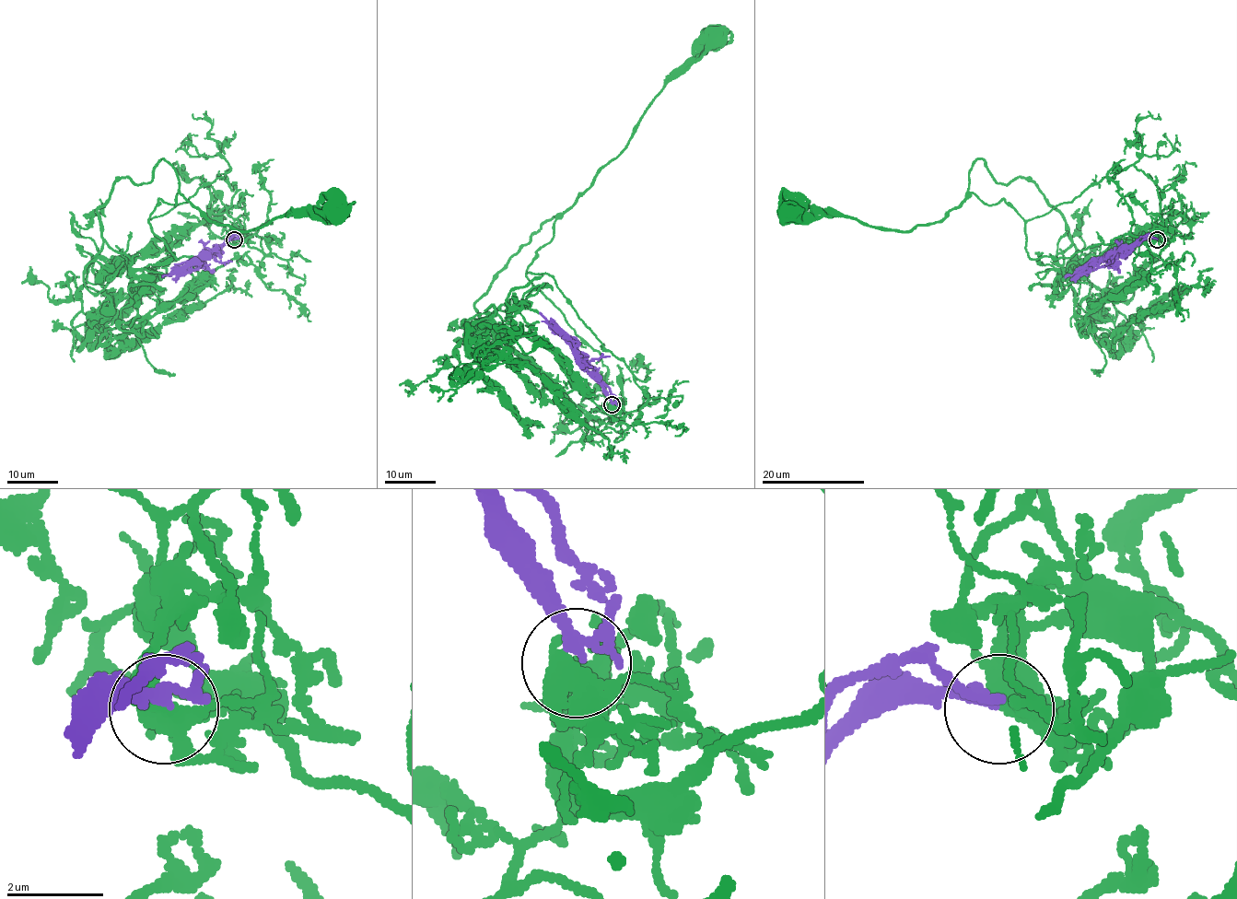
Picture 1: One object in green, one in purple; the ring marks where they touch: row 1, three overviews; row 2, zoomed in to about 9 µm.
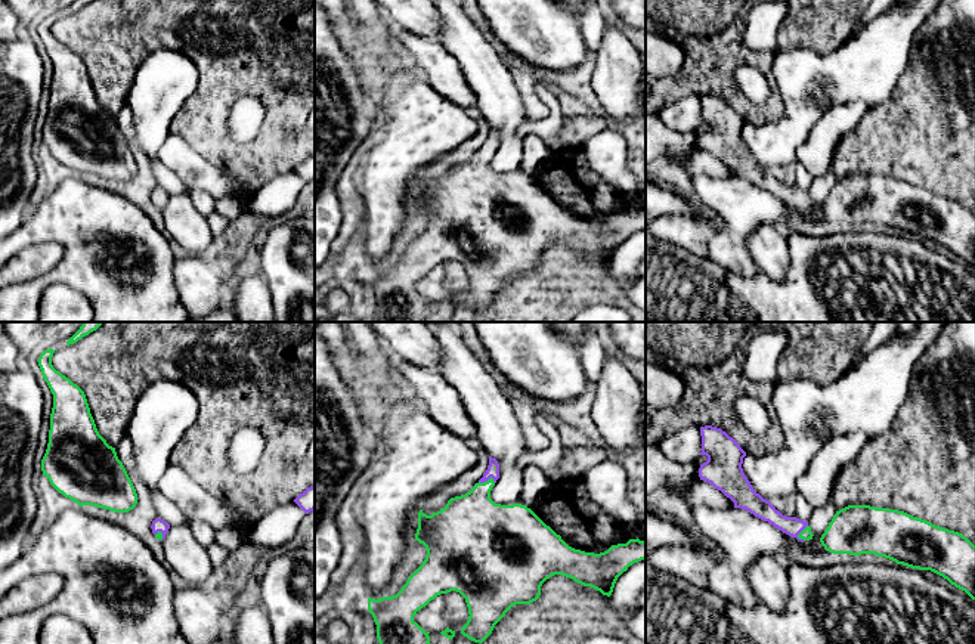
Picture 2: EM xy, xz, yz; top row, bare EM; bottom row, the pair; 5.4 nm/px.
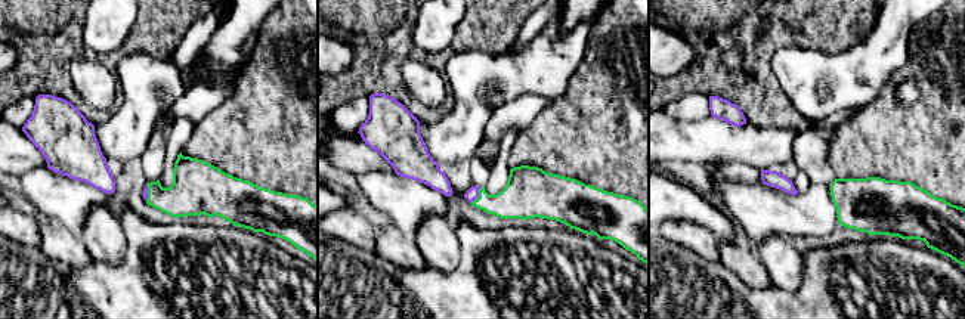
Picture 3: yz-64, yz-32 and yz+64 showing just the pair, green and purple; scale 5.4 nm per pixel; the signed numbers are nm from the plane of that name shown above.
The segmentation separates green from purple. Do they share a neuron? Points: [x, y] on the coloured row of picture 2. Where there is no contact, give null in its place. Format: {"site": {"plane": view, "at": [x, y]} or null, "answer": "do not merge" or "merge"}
{"site": {"plane": "xz", "at": [488, 480]}, "answer": "merge"}

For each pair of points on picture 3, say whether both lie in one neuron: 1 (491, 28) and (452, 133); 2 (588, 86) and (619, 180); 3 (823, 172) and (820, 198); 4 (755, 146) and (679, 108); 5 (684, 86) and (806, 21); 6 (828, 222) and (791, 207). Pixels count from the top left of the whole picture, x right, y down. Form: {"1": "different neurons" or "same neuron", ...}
{"1": "different neurons", "2": "same neuron", "3": "different neurons", "4": "different neurons", "5": "same neuron", "6": "same neuron"}

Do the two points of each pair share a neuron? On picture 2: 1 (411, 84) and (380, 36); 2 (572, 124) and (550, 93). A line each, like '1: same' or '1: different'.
1: same
2: different

